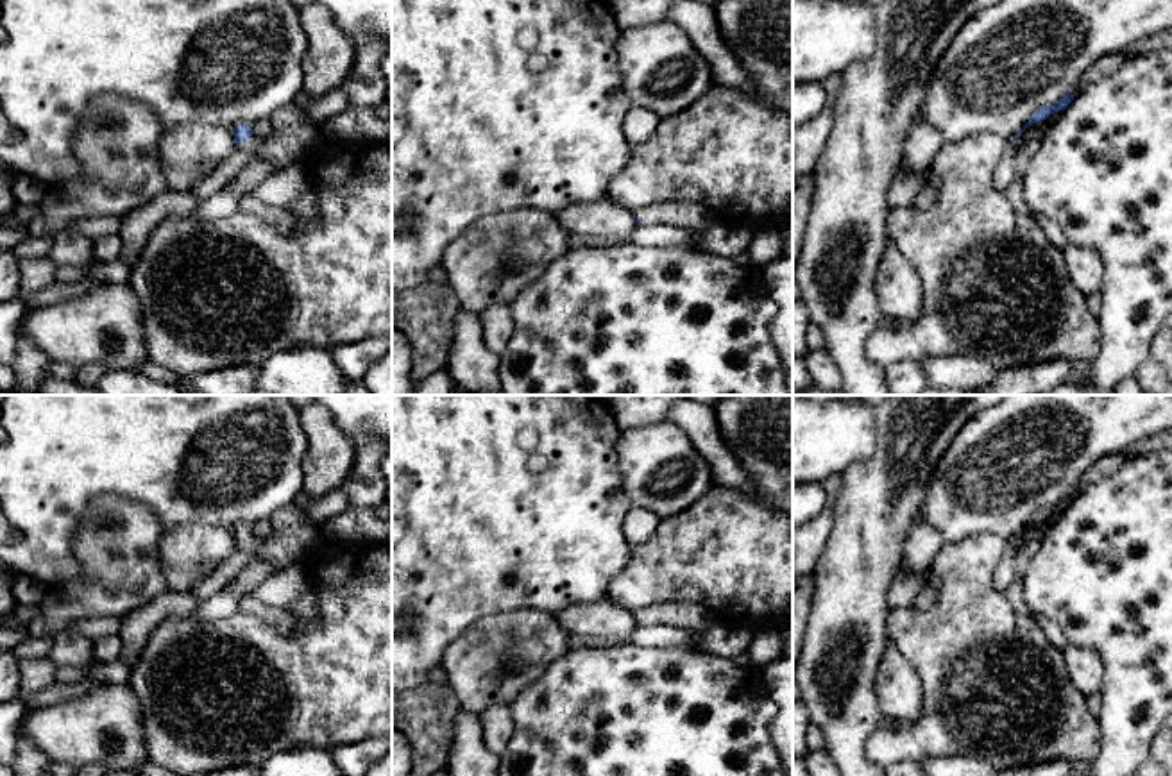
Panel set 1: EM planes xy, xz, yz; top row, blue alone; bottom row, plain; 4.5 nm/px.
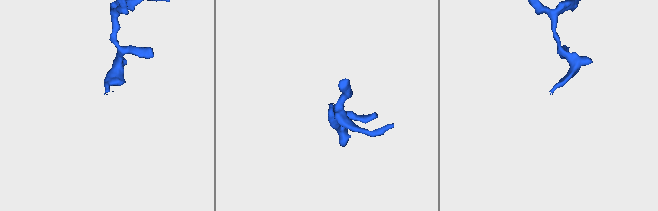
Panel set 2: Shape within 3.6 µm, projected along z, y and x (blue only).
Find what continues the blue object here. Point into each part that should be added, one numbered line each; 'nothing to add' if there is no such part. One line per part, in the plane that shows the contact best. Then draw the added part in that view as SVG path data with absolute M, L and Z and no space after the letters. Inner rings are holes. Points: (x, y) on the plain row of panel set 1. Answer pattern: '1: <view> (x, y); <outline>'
1: xy (292, 537); M292 502L272 517L265 540L258 540L252 535L238 547L249 552L249 563L268 561L283 570L313 554L322 535L322 527L311 524L302 508Z

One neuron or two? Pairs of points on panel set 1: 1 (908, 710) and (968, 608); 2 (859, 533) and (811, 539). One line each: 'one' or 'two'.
1: two
2: two

